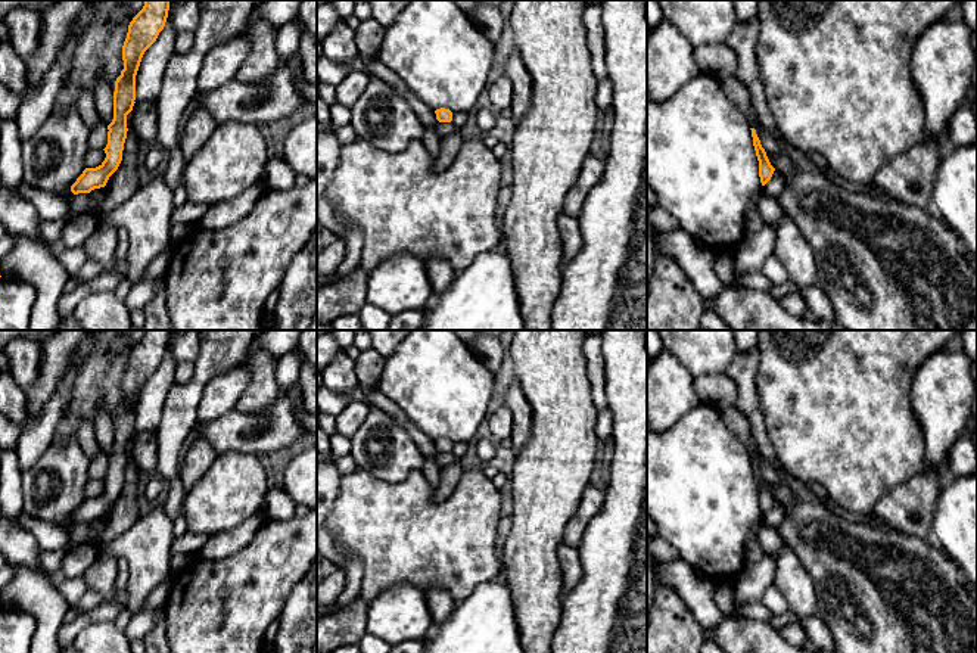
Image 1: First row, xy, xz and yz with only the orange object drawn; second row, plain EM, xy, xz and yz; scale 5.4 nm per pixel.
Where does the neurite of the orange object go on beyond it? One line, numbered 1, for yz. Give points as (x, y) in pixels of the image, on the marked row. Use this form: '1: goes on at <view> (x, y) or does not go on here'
1: does not go on here

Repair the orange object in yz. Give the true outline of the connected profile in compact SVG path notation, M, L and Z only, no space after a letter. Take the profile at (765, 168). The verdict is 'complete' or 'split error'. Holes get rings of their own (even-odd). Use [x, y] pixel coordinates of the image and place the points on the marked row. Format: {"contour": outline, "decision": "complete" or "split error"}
{"contour": "M750 128L750 130L752 130L752 137L753 137L753 146L754 146L754 150L756 150L757 161L759 161L760 183L762 183L762 186L765 186L771 180L775 168L771 165L771 162L766 156L766 152L762 147L760 140L756 134L756 130L754 128Z", "decision": "complete"}

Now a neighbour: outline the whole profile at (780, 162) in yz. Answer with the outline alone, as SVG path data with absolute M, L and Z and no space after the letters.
M766 153L766 156L768 156L771 165L781 172L788 172L788 171L799 170L797 165L793 164L791 159L788 159L784 155L768 155Z

